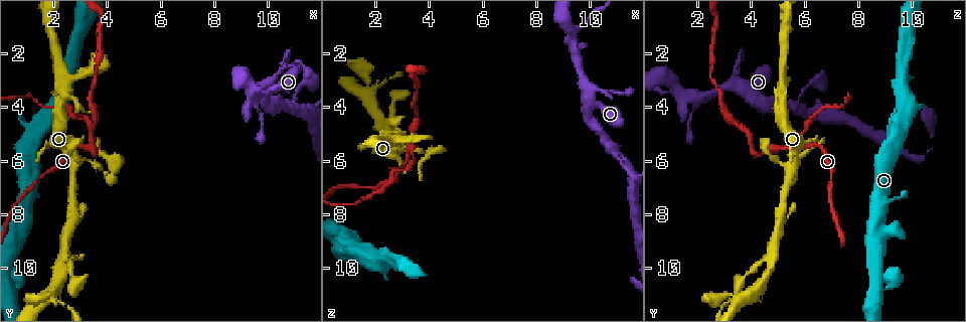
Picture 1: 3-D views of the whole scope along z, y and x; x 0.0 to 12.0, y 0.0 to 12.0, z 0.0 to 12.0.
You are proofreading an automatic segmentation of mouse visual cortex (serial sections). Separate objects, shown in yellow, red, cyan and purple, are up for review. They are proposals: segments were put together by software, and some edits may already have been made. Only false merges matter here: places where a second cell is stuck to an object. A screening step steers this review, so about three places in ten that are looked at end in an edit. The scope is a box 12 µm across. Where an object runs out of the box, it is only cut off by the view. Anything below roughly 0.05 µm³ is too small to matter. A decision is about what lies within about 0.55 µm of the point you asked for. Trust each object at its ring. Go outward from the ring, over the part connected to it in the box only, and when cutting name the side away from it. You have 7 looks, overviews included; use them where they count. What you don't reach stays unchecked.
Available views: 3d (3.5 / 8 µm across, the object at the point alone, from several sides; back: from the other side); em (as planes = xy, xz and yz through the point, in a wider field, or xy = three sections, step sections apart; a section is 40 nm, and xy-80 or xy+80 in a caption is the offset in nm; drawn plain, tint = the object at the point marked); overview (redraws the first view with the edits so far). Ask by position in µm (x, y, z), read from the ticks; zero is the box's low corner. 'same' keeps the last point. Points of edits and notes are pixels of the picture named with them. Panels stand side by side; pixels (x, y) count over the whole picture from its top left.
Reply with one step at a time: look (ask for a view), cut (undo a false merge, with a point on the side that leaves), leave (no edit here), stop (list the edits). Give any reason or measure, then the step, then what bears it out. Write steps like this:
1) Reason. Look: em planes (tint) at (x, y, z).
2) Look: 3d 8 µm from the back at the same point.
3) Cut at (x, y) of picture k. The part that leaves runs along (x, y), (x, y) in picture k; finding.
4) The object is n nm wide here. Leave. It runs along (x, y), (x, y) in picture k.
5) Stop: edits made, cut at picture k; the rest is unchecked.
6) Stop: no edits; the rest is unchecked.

Side arm on a straight run. Look: 3d 3.5 µm at (3.3, 5.5, 5.5).

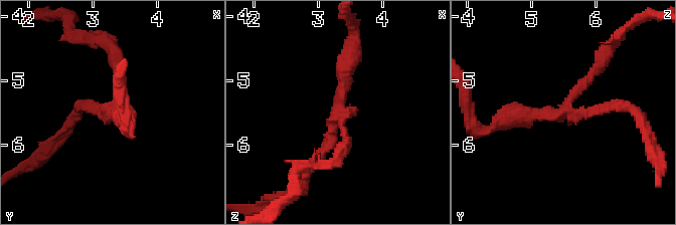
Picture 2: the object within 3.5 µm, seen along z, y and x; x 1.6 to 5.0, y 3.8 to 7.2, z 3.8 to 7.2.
3 arms meet here; the arms are 150, 150, 250 nm wide. Look: em xy step 5 (tint) at (3.30, 5.50, 5.55).

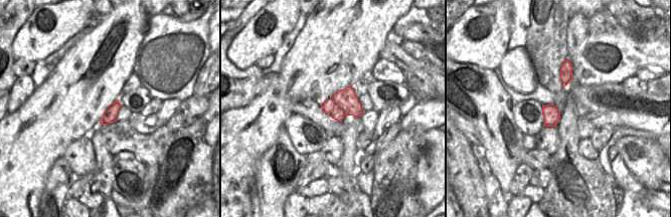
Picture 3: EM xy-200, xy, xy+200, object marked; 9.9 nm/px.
The object is 260 nm wide here. Cut at (595, 72) of picture 2. The part that leaves runs along (570, 99), (586, 84), (617, 38) in picture 2; two cells meet here.

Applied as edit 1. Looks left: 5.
Look: overview.

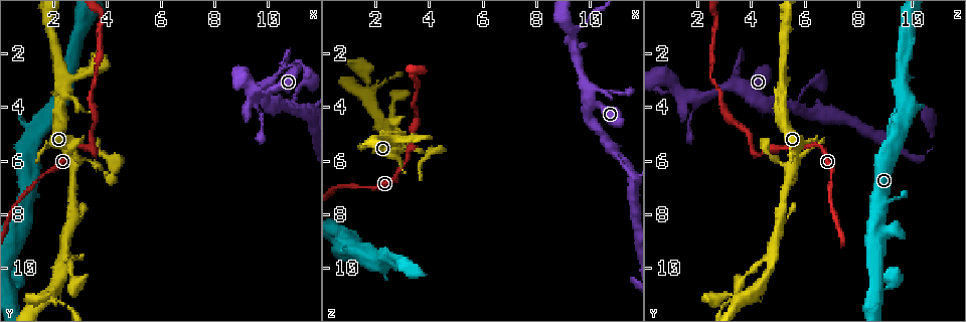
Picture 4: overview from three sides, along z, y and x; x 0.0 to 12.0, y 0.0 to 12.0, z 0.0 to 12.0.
A fork. Look: 3d 3.5 µm at (2.4, 9.6, 4.8).

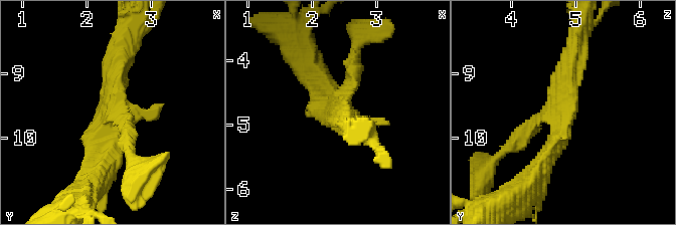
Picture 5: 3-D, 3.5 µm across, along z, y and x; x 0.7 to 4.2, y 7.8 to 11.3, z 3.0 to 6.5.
Leave. It runs along (577, 49), (559, 139), (538, 172) in picture 5; all the same cell.

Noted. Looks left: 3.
Sudden change in width. Look: 3d 3.5 µm at (1.7, 11.2, 3.5).

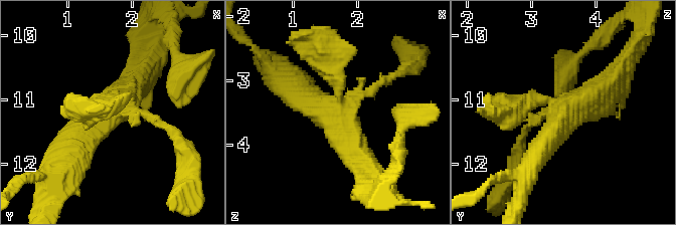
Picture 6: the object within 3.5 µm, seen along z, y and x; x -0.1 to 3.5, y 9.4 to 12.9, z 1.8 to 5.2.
Shape alone is not enough. Look: em xy step 3 (tint) at (1.75, 11.15, 3.55).

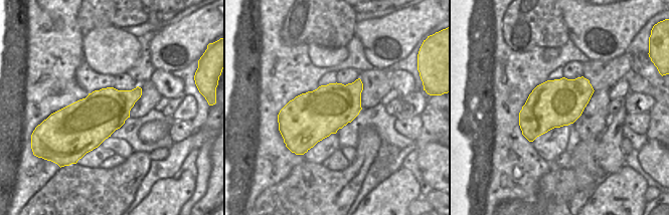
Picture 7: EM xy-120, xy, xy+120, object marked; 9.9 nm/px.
The arms are 150, 250, 400, 400 nm wide. Leave. It runs along (365, 166), (322, 60) in picture 6; continuous, no second cell.

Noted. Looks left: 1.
Stop: edits made, cut at picture 2; the rest is unchecked.

